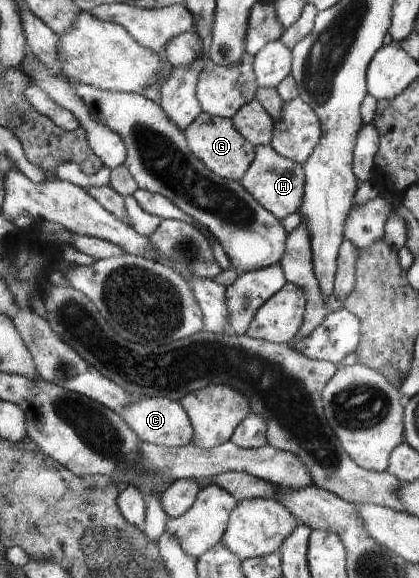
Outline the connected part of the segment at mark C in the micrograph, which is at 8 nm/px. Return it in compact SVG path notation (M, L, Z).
M138 397L122 415L142 441L169 447L195 446L195 429L180 401L169 398Z

